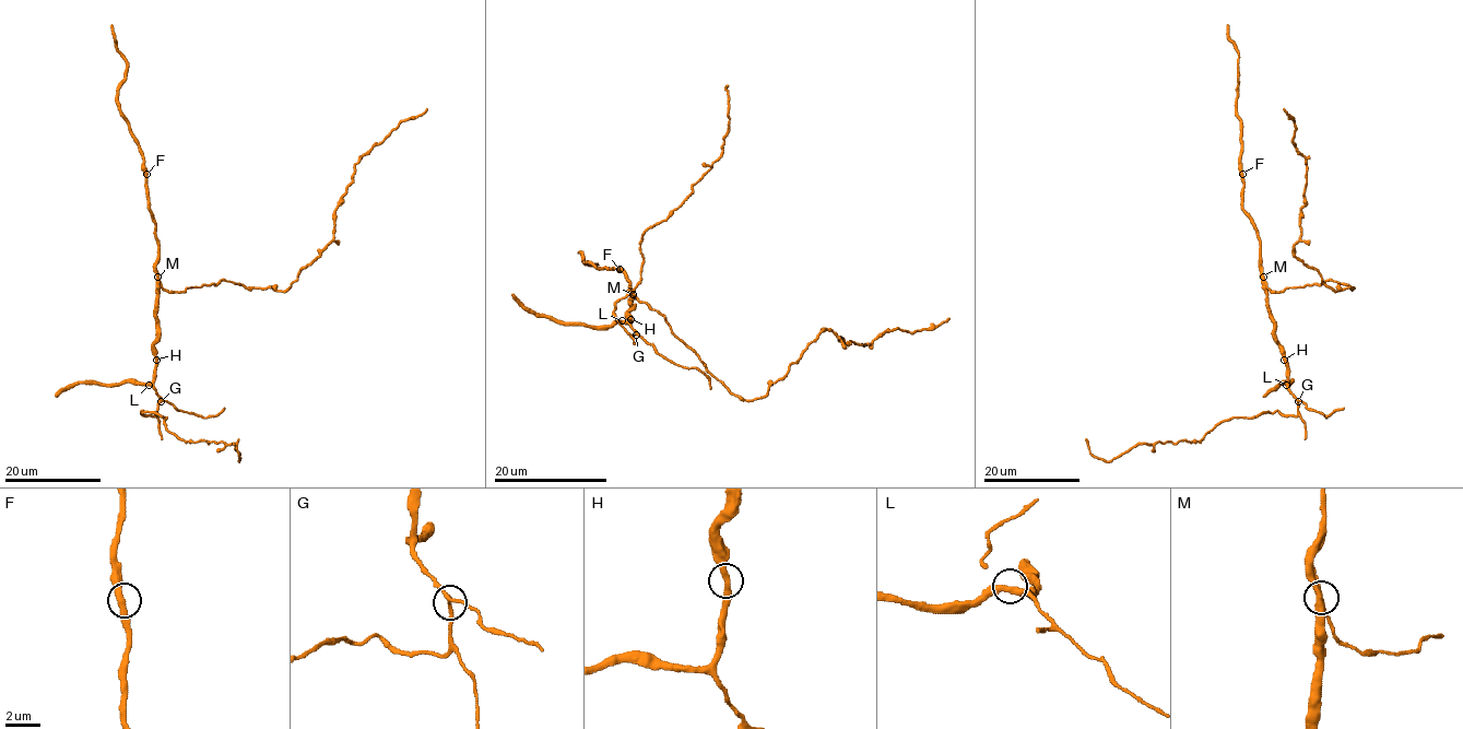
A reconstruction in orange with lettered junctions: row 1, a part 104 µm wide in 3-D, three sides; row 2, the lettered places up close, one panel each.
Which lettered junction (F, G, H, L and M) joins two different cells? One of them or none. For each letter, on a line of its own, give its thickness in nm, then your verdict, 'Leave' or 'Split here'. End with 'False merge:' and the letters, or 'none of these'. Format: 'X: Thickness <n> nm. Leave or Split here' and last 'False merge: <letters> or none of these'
F: Thickness 400 nm. Leave
G: Thickness 220 nm. Leave
H: Thickness 400 nm. Leave
L: Thickness 340 nm. Leave
M: Thickness 340 nm. Leave
False merge: none of these

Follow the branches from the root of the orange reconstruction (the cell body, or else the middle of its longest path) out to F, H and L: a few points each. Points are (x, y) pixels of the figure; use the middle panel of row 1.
F: (641, 302), (630, 291), (634, 291), (625, 272), (620, 269)
H: (641, 302), (635, 297), (630, 301), (632, 307), (627, 312), (630, 319)
L: (641, 302), (632, 300), (627, 312), (630, 320), (622, 320)

